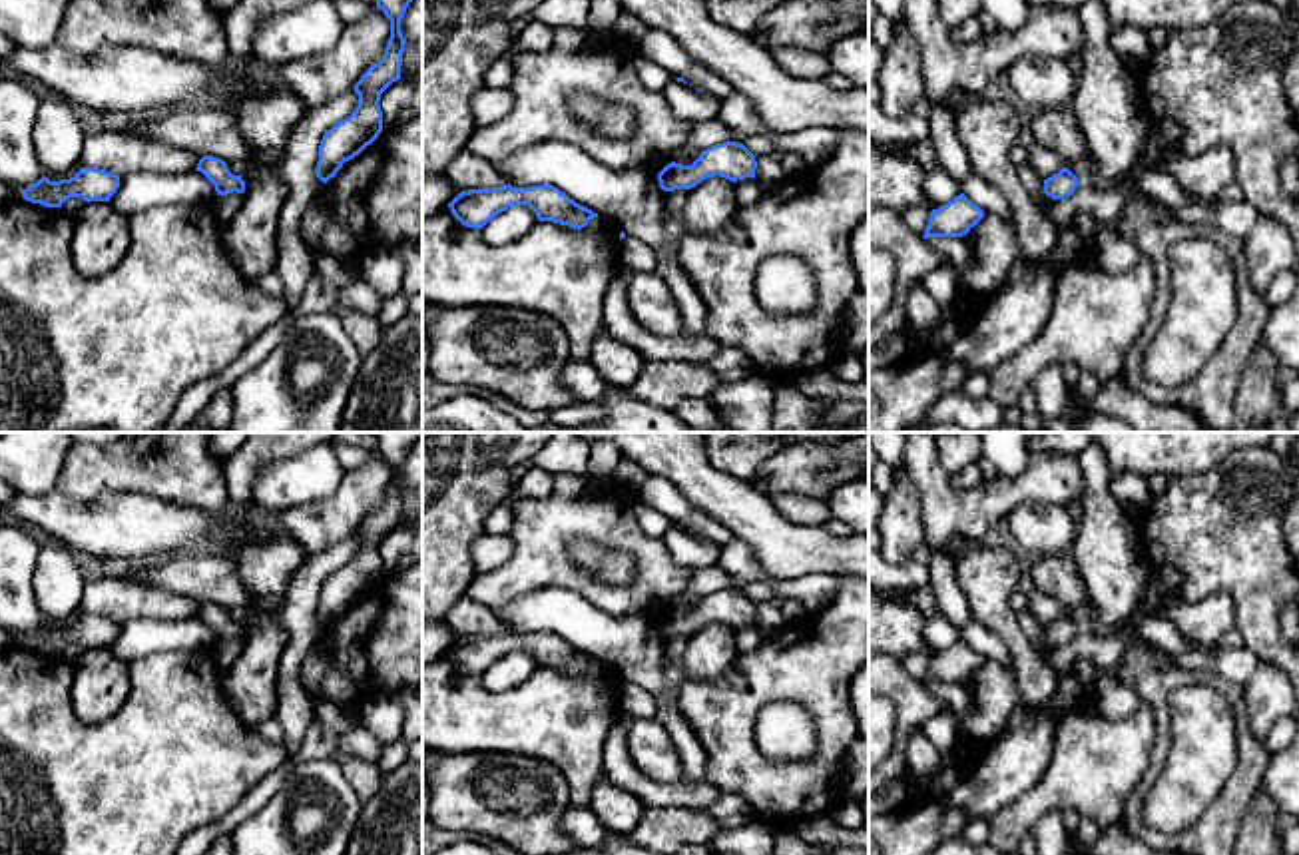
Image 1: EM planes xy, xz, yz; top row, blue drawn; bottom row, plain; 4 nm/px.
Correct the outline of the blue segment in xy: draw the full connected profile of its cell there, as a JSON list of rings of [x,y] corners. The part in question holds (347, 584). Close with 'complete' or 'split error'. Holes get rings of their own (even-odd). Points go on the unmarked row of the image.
[[[377,432],[377,454],[390,466],[390,484],[385,502],[355,530],[359,552],[343,568],[325,578],[319,592],[317,624],[327,630],[345,608],[359,602],[383,578],[381,540],[400,526],[404,482],[400,466],[422,432]]]; complete

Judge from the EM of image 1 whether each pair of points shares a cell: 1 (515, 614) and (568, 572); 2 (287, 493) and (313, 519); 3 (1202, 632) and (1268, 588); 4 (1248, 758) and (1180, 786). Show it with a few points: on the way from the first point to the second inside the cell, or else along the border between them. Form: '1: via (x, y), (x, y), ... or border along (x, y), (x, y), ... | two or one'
1: border along (592, 602), (570, 590), (536, 588), (505, 606) | two
2: border along (341, 481), (323, 497), (267, 515) | two
3: border along (1188, 600), (1226, 592), (1232, 598), (1236, 624) | two
4: border along (1234, 716), (1236, 766), (1212, 802) | two

